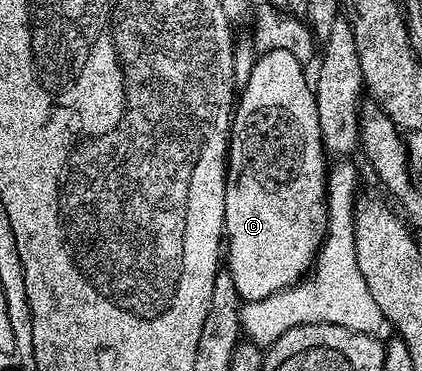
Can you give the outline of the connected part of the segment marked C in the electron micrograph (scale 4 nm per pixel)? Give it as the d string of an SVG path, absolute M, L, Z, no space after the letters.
M270 50L261 52L256 57L254 66L250 70L250 78L239 89L238 99L234 104L230 135L228 137L228 150L226 153L226 171L224 174L224 189L226 190L226 206L224 207L224 231L226 233L226 270L230 278L234 278L234 286L238 290L241 301L257 300L263 296L269 296L289 288L291 284L299 284L307 277L319 252L321 244L324 243L328 231L328 185L330 177L324 169L326 153L322 146L322 134L318 130L318 106L316 105L316 94L310 83L310 76L306 73L305 65L300 64L289 51Z

